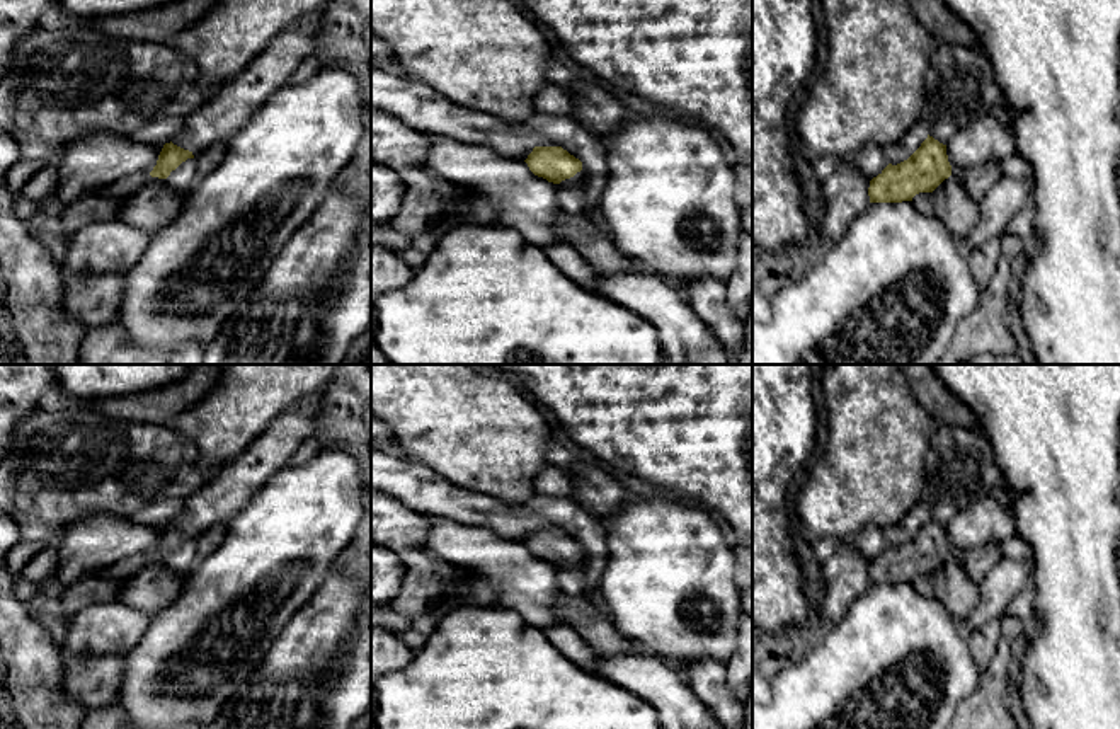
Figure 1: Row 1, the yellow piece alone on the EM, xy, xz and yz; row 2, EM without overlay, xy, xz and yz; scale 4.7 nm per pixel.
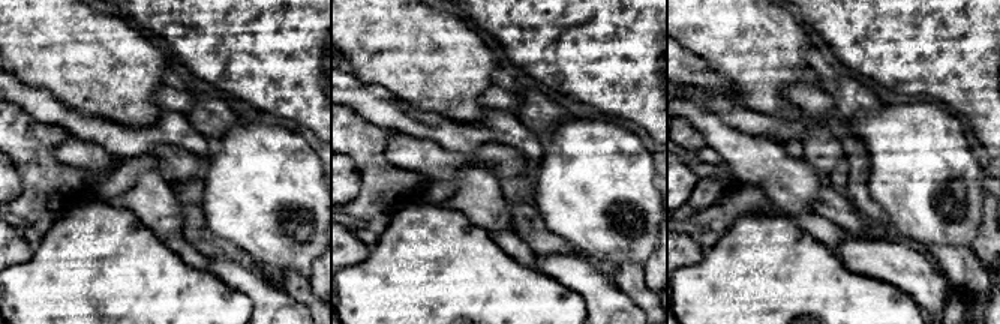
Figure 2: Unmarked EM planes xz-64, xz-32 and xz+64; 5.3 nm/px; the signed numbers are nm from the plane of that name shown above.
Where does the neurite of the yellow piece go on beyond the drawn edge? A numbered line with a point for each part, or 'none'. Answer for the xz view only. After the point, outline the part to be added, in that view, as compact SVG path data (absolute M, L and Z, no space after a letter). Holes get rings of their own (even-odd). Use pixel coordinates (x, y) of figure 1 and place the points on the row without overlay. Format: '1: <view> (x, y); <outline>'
1: xz (577, 561); M582 552L580 554L577 554L574 559L570 559L570 560L565 560L565 562L562 562L560 565L557 565L557 569L582 569L582 565L584 565L584 555L582 555Z

